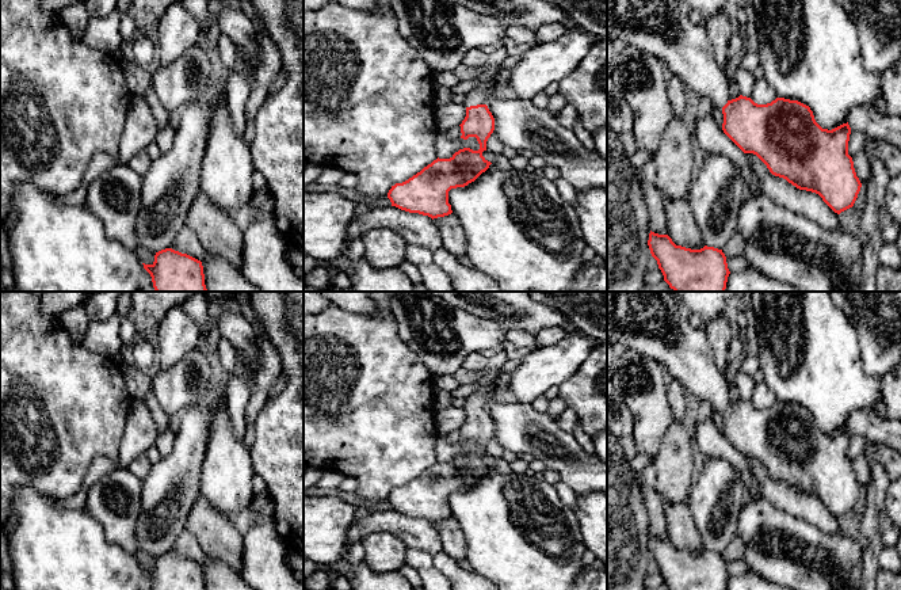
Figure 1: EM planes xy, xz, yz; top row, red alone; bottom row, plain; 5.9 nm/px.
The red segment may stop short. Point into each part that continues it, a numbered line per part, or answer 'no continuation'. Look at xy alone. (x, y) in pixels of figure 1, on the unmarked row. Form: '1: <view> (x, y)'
no continuation

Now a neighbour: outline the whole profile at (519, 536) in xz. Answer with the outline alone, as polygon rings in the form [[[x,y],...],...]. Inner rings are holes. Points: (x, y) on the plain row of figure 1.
[[[495,467],[482,476],[474,486],[465,491],[451,492],[448,495],[448,507],[451,509],[453,518],[459,524],[466,540],[466,560],[470,563],[474,572],[480,574],[499,590],[572,590],[576,579],[583,574],[585,566],[583,563],[583,553],[587,549],[581,537],[579,519],[574,510],[565,506],[558,498],[557,490],[553,484],[547,483],[539,475],[527,473],[500,473]]]

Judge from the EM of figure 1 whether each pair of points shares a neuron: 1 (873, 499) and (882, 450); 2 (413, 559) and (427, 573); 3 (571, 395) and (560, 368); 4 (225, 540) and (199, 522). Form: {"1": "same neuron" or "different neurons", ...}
{"1": "different neurons", "2": "same neuron", "3": "different neurons", "4": "same neuron"}

